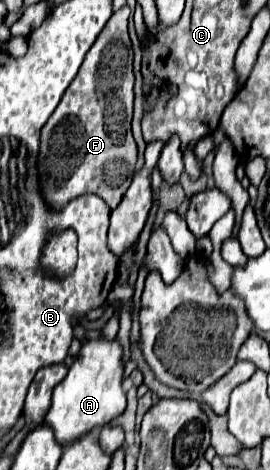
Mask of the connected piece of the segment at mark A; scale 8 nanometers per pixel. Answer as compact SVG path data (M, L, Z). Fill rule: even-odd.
M91 340L87 342L77 360L71 364L67 376L63 382L53 390L51 408L47 410L43 424L47 424L55 440L61 446L67 446L69 442L89 434L95 428L105 426L121 410L125 410L125 392L121 388L123 380L123 364L121 364L121 346L117 340Z

